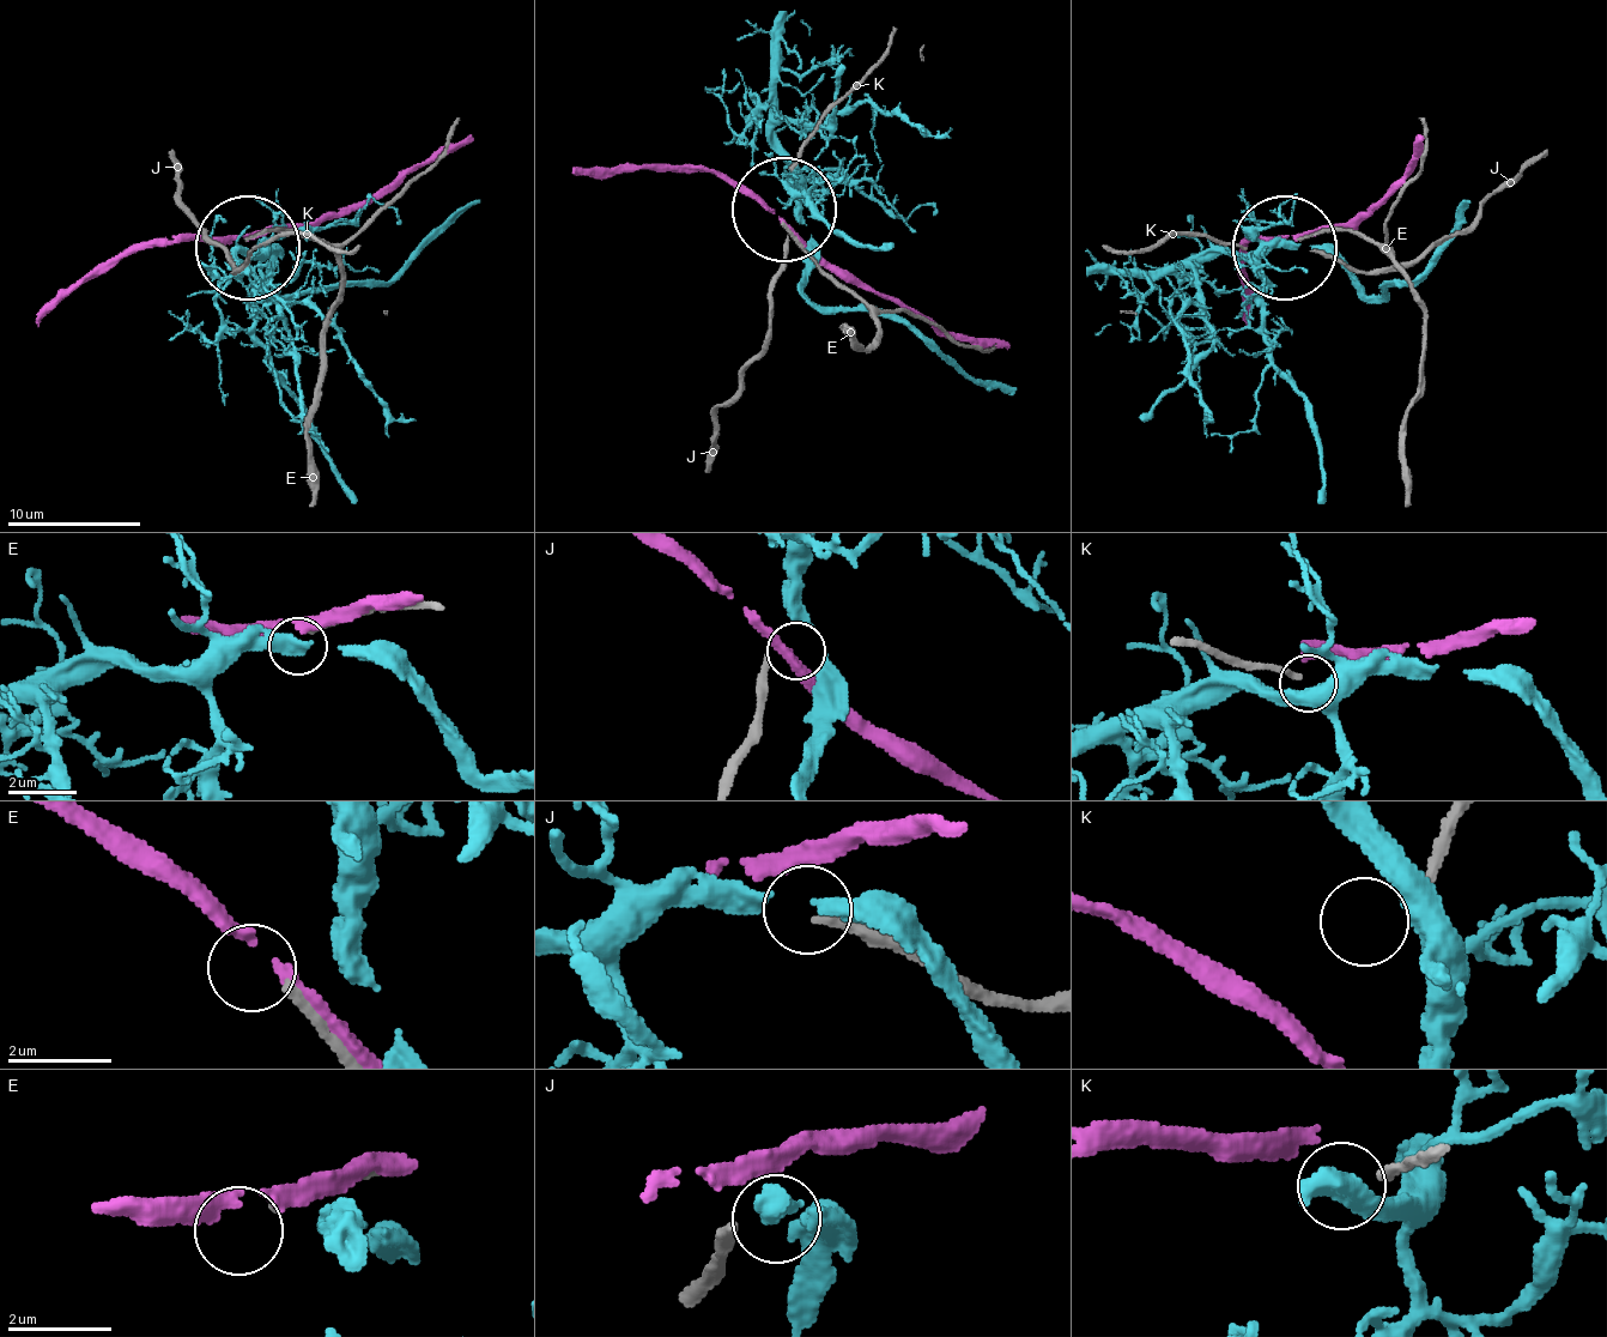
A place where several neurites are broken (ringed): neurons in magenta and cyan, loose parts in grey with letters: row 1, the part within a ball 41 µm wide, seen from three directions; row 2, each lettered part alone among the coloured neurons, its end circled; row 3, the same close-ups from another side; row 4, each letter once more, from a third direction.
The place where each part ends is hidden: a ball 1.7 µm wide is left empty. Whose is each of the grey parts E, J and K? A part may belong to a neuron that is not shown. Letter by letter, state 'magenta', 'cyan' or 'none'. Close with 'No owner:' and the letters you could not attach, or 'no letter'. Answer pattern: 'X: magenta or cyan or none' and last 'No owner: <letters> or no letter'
E: none
J: cyan
K: none
No owner: E, K

